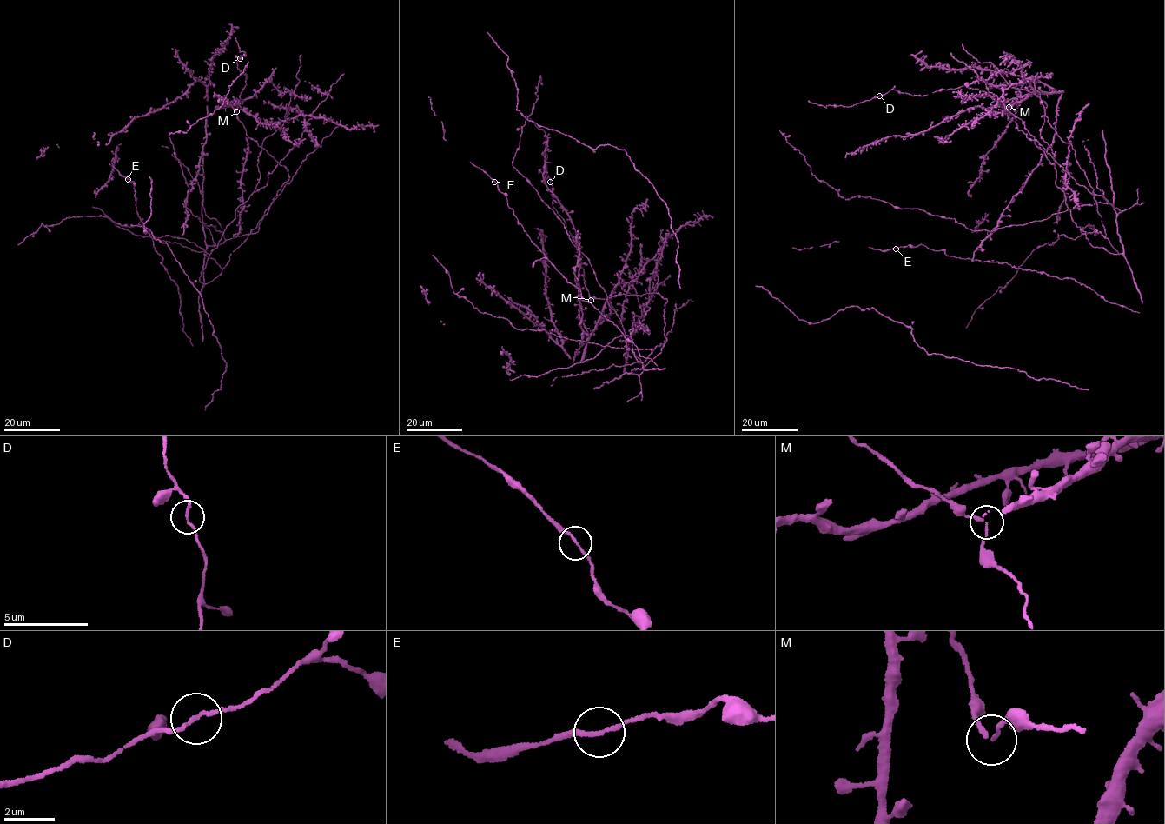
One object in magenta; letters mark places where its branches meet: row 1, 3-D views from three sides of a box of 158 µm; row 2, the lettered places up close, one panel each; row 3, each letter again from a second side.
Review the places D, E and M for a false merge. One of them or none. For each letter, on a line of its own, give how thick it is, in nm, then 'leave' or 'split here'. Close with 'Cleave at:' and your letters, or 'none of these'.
D: 140 nm thick; leave
E: 160 nm thick; leave
M: 150 nm thick; leave
Cleave at: none of these

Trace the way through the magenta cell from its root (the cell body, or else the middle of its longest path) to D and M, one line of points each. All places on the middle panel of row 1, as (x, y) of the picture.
D: (663, 369), (632, 372), (639, 375), (661, 352), (666, 299), (652, 293), (590, 299), (551, 182)
M: (663, 369), (632, 372), (639, 375), (661, 352), (666, 339), (666, 299), (652, 293), (591, 300)

